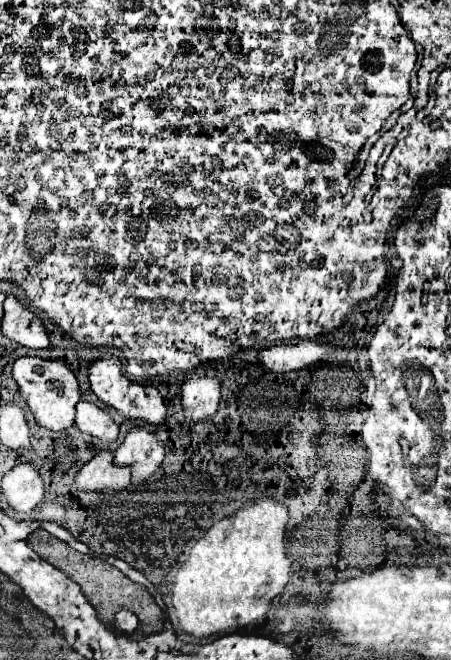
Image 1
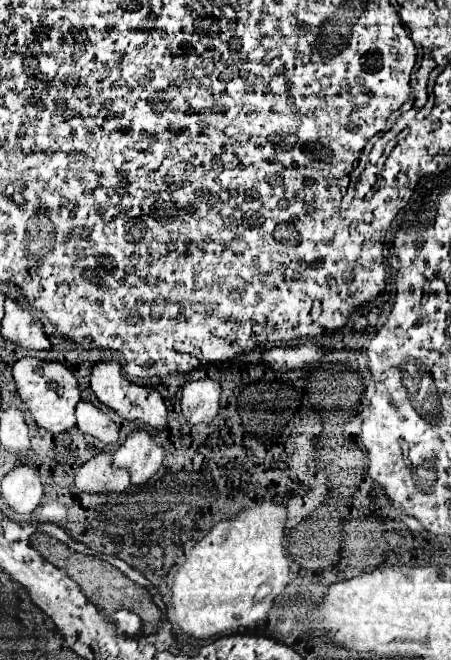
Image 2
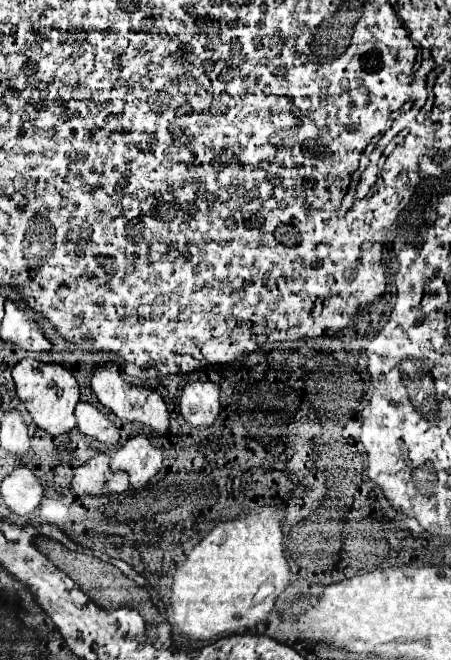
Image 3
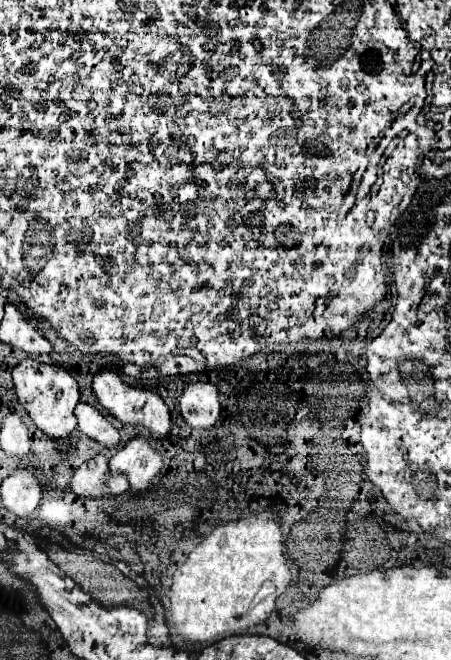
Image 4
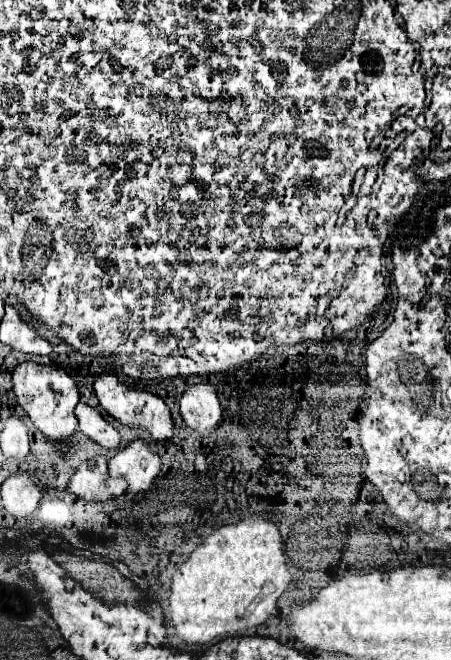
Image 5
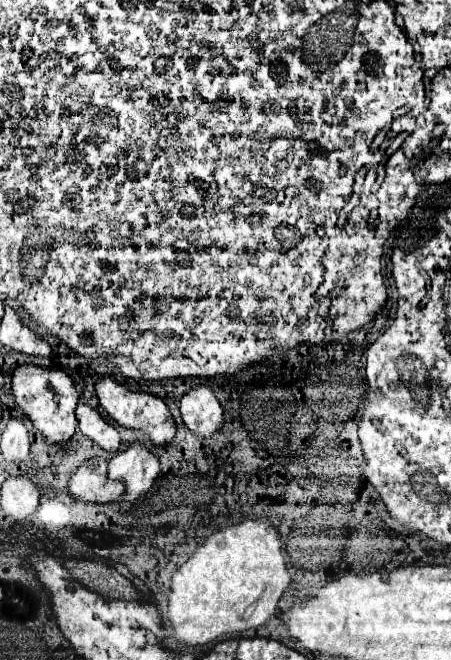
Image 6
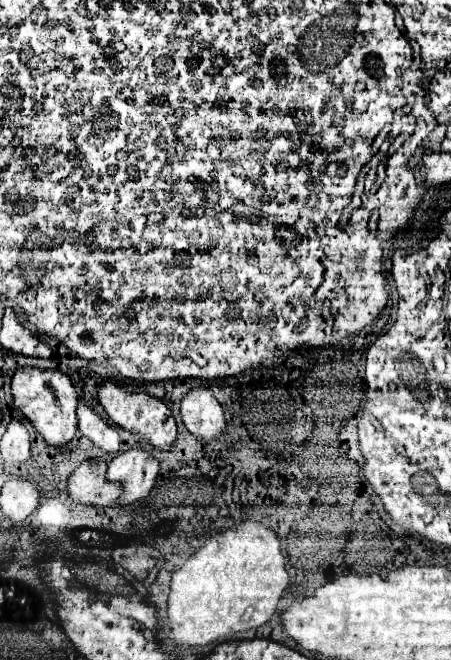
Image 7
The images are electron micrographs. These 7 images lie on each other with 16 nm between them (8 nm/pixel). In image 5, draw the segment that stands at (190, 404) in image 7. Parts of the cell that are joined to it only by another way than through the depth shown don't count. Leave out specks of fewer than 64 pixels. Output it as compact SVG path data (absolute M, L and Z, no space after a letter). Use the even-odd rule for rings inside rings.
M194 384L180 398L180 414L188 428L208 436L222 424L222 406L212 384Z

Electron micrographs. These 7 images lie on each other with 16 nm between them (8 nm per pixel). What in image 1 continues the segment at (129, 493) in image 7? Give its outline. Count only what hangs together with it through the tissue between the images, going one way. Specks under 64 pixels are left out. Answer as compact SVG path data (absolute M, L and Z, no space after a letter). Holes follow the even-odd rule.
M132 428L126 440L114 452L118 466L128 466L132 482L140 484L150 478L164 460L164 434L156 434L148 428Z

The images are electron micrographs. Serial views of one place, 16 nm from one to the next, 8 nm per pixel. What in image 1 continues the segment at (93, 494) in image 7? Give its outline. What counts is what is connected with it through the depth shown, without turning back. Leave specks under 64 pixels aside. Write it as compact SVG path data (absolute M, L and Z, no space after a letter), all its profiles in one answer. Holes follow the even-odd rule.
M100 452L90 462L86 462L76 474L76 488L86 492L102 490L126 490L130 486L130 470L114 466L110 452Z

